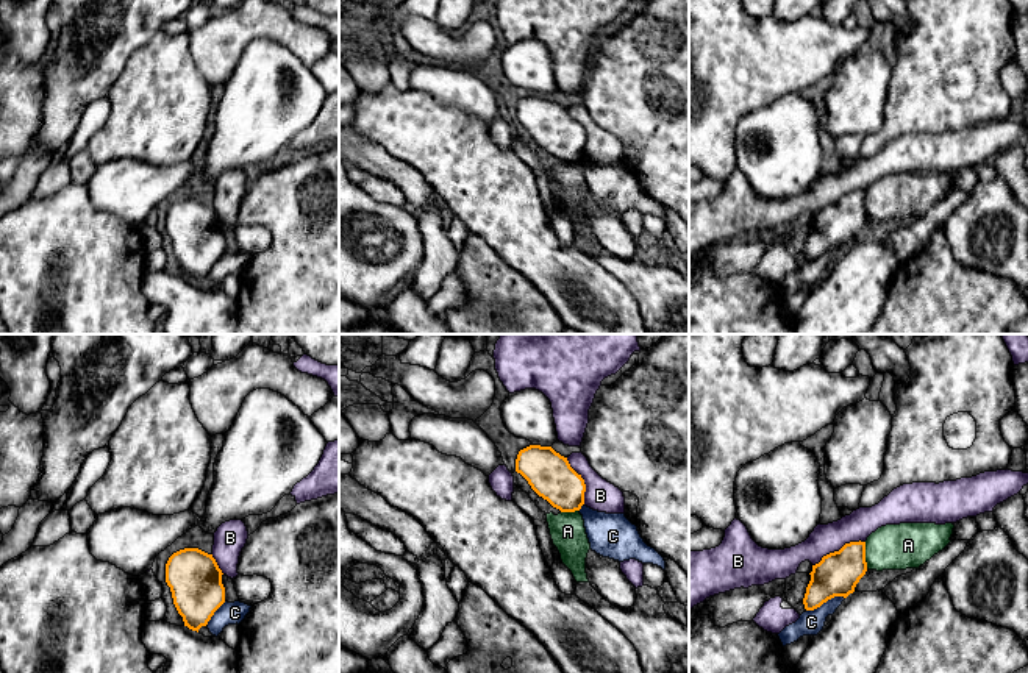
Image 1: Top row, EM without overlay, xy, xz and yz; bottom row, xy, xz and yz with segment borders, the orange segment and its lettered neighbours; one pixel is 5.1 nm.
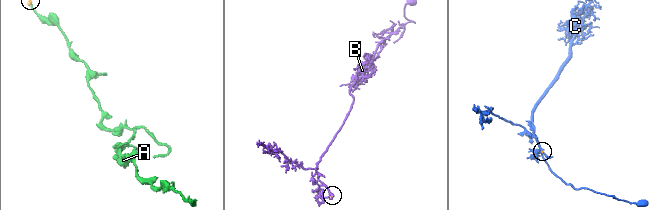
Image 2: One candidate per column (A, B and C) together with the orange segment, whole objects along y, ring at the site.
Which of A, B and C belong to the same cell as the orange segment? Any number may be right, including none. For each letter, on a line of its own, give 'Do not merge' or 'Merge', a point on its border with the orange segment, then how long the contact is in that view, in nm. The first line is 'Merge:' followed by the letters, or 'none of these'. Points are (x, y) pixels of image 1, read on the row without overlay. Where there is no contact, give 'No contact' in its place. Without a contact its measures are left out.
Merge: none of these
A: Do not merge. Touches orange at yz (864, 205). Shared border 140 nm
B: Do not merge. Touches orange at yz (839, 200). Shared border 300 nm
C: Do not merge. Touches orange at yz (825, 252). Shared border 220 nm

